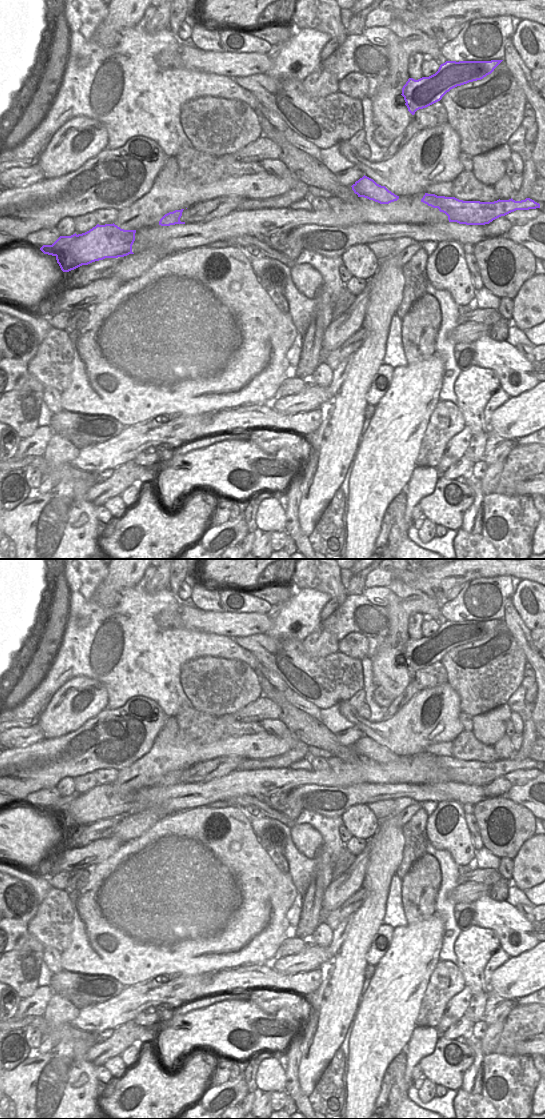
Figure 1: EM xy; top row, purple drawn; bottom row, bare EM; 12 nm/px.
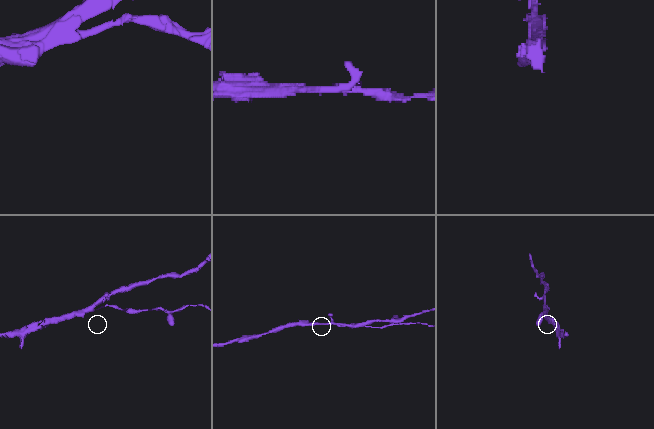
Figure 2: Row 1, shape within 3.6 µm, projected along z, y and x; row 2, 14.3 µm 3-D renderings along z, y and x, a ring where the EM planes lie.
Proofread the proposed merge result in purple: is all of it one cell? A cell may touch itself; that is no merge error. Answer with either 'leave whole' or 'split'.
split

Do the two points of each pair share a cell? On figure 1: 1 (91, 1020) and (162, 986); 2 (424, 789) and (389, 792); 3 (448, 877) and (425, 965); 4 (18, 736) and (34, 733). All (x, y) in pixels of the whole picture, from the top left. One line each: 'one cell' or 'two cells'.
1: one cell
2: one cell
3: two cells
4: one cell

